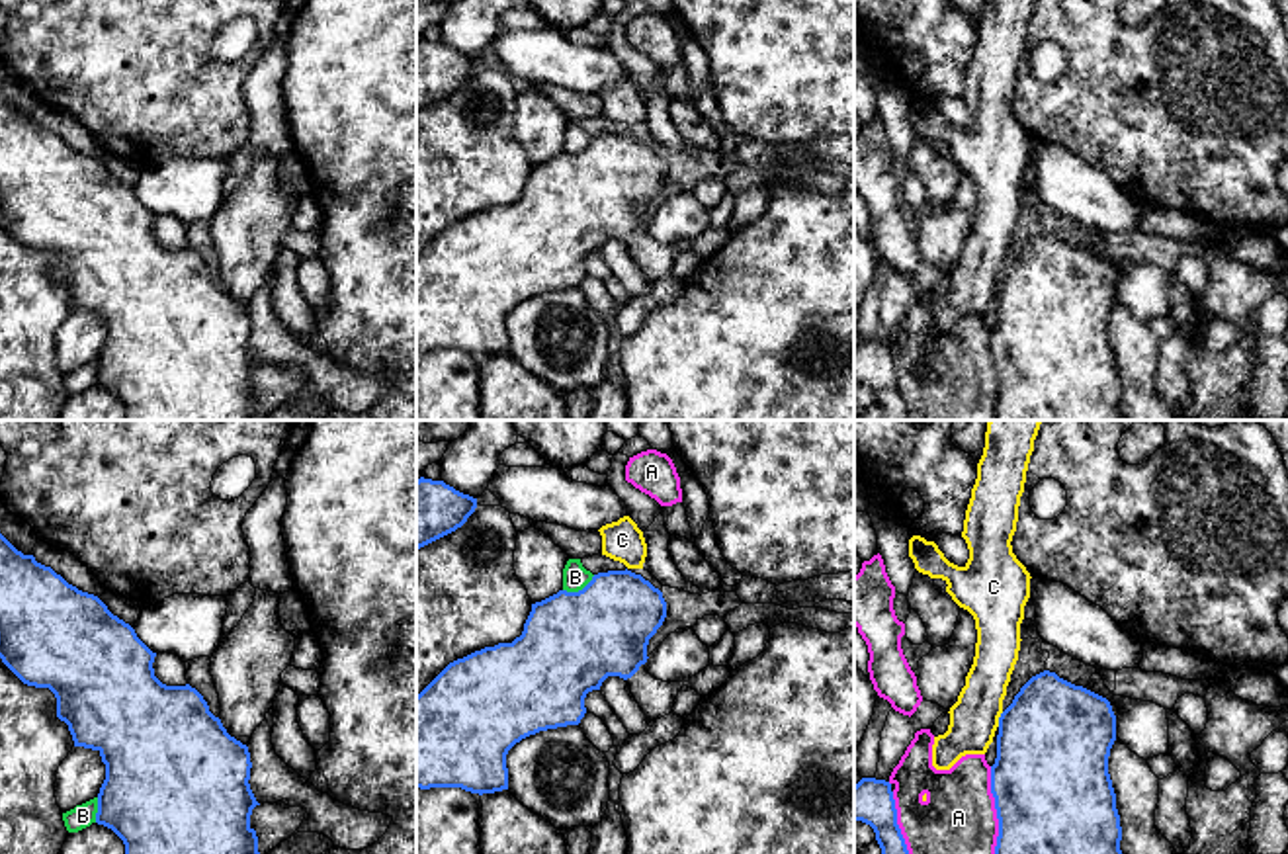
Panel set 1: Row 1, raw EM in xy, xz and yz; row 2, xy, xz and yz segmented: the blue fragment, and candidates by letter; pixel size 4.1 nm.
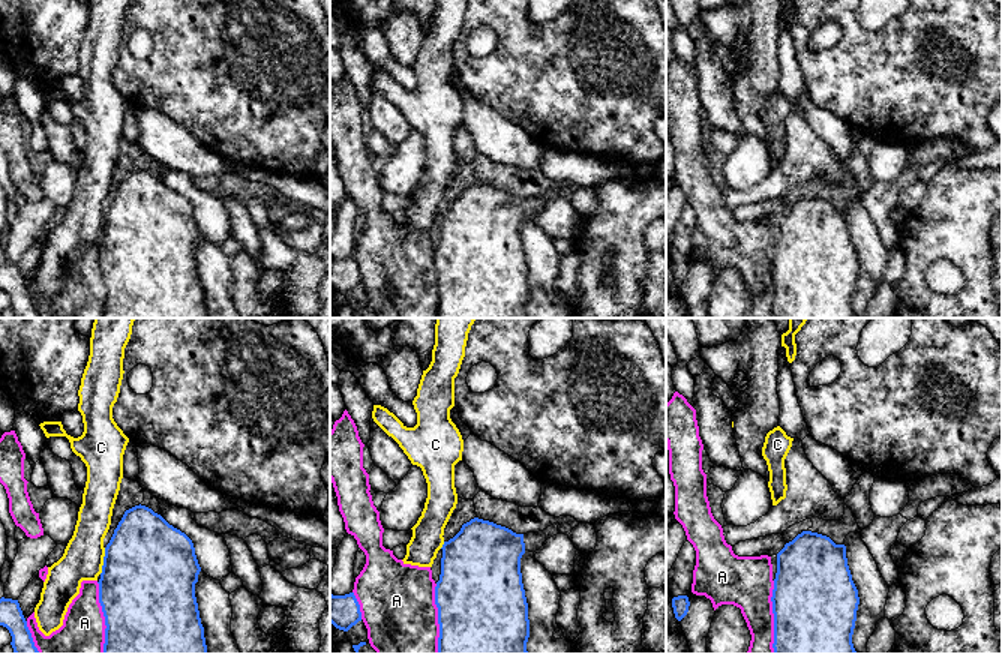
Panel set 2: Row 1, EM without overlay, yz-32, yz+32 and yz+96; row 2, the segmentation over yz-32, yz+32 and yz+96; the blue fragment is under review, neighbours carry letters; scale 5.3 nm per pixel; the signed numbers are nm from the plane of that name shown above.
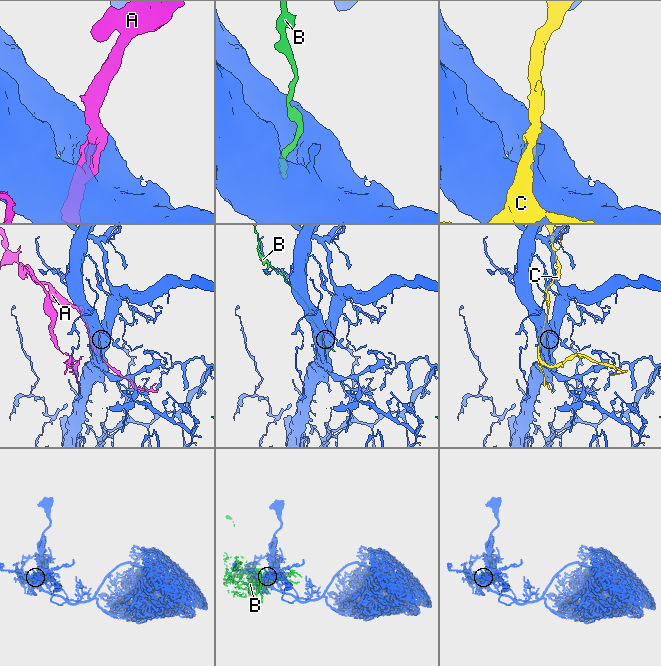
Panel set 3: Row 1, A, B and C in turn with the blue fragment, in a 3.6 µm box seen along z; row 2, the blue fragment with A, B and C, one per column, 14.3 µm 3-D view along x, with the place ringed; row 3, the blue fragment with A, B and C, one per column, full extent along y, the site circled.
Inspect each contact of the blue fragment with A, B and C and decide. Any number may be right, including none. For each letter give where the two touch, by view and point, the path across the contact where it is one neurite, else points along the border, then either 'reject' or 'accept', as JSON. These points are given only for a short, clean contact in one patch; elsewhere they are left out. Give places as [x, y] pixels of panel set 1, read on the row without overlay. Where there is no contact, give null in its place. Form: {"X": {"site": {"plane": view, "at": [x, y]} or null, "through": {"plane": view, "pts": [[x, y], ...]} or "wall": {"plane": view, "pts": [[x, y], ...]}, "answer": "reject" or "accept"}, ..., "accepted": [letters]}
{"A": {"site": {"plane": "yz", "at": [997, 374]}, "answer": "reject"}, "B": {"site": {"plane": "xz", "at": [579, 153]}, "answer": "reject"}, "C": {"site": {"plane": "yz", "at": [999, 282]}, "answer": "reject"}, "accepted": []}

